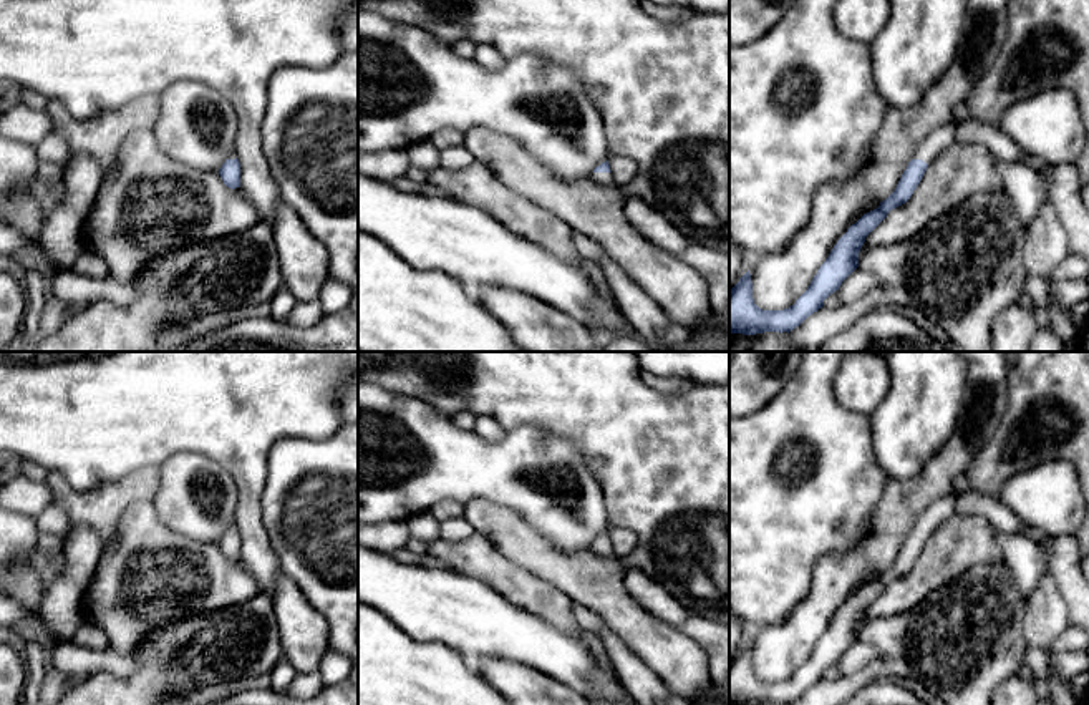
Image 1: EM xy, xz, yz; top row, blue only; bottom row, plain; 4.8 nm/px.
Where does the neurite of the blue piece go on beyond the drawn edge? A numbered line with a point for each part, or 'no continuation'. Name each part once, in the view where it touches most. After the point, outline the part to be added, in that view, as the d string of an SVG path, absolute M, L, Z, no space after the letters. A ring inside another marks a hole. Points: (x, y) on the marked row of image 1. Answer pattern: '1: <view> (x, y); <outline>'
1: xz (604, 178); M592 173L590 177L592 177L595 182L600 182L600 184L605 184L605 186L615 184L615 182L613 182L613 177L612 177L612 173Z

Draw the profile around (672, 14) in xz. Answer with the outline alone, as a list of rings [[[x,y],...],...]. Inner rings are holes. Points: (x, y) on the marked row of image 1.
[[[638,0],[638,3],[650,17],[660,22],[681,23],[693,15],[688,7],[658,5],[650,0]]]

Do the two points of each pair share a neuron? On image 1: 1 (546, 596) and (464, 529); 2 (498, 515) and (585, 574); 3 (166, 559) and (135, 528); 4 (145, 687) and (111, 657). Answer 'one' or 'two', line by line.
1: two
2: one
3: one
4: two

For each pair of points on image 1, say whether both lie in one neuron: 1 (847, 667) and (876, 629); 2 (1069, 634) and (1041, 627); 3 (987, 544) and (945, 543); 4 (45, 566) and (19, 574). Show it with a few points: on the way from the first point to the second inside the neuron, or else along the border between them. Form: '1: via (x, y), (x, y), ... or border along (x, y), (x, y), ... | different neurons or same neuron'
1: border along (877, 651), (877, 656), (864, 667), (842, 675) | different neurons
2: border along (1069, 624), (1045, 649) | different neurons
3: via (977, 543), (955, 543) | same neuron
4: border along (37, 549), (33, 569), (45, 591) | different neurons

